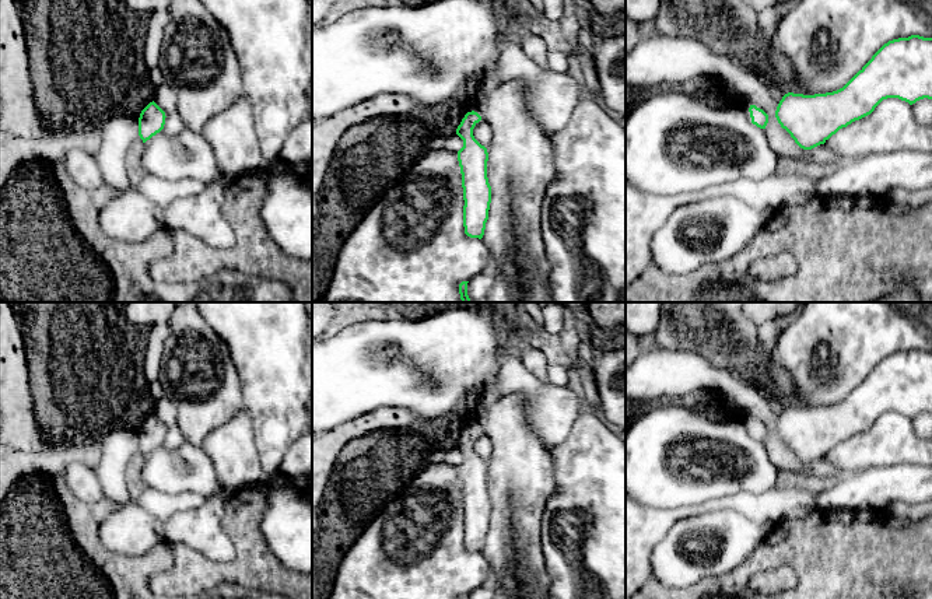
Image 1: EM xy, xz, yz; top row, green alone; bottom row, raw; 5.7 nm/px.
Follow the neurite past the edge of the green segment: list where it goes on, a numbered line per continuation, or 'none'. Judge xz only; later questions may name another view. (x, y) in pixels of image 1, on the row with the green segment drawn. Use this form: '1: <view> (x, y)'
none

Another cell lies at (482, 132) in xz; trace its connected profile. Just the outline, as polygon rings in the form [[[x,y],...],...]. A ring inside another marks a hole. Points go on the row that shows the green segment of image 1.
[[[483,118],[479,123],[476,123],[473,136],[481,146],[486,148],[488,147],[493,133],[490,125]]]

